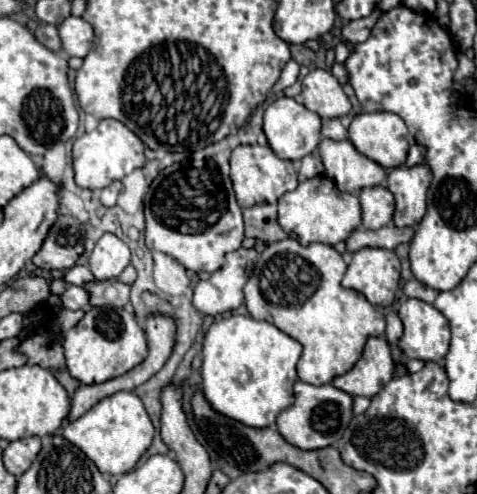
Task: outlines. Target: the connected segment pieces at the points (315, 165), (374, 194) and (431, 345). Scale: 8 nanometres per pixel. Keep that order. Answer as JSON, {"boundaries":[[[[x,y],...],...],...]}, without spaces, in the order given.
{"boundaries":[[[[317,152],[311,154],[311,156],[305,156],[301,160],[301,170],[299,170],[301,176],[313,178],[313,176],[321,176],[323,172],[325,172],[325,168],[323,168],[323,162],[319,160],[319,154]]],[[[383,186],[363,188],[359,198],[363,208],[363,228],[377,230],[393,222],[395,202],[393,202],[393,194],[387,188]]],[[[409,298],[399,308],[403,320],[401,350],[407,358],[439,362],[449,350],[451,330],[447,318],[433,306],[417,298]]]]}

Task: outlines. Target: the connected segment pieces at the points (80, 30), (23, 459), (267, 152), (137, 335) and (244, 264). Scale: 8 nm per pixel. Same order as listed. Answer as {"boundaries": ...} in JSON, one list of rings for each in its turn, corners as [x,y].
{"boundaries":[[[[69,16],[59,26],[59,36],[65,54],[85,58],[93,44],[93,28],[79,16]]],[[[37,436],[9,442],[9,446],[3,452],[3,464],[13,476],[19,478],[33,464],[39,450],[41,450],[41,438]]],[[[237,146],[231,152],[231,180],[233,180],[233,188],[235,188],[237,202],[239,202],[241,208],[249,208],[249,206],[263,204],[263,202],[275,202],[285,192],[291,192],[291,190],[297,188],[297,174],[295,174],[291,160],[277,158],[275,152],[269,146]]],[[[91,306],[83,318],[63,336],[63,350],[71,378],[79,380],[81,384],[101,384],[143,362],[147,356],[147,340],[133,314],[125,312],[123,308]]],[[[239,248],[227,254],[225,264],[213,272],[207,280],[199,280],[195,286],[193,306],[203,314],[223,314],[237,310],[243,304],[243,286],[247,282],[247,270],[253,270],[257,252],[251,248]]]]}

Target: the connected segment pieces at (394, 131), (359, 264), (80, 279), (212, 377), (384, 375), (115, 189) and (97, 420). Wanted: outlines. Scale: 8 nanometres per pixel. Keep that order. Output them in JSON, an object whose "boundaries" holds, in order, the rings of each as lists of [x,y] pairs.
{"boundaries":[[[[361,112],[353,116],[349,126],[349,140],[353,146],[365,154],[367,158],[375,160],[383,168],[397,168],[405,164],[407,152],[409,152],[409,140],[407,140],[407,126],[405,122],[391,112]]],[[[363,248],[353,254],[341,280],[343,288],[357,290],[375,306],[391,306],[399,282],[401,262],[393,250]]],[[[83,264],[69,268],[69,270],[65,272],[65,276],[63,276],[63,278],[65,278],[65,282],[67,282],[67,284],[75,284],[75,286],[83,286],[83,284],[87,284],[87,282],[93,282],[93,280],[95,280],[95,276],[91,274],[89,266],[83,266]]],[[[239,314],[223,318],[215,322],[205,334],[203,366],[201,366],[205,398],[211,402],[211,406],[217,412],[233,420],[239,420],[247,426],[253,428],[271,426],[277,414],[293,404],[293,384],[297,378],[297,362],[301,358],[301,350],[303,346],[297,340],[293,340],[291,336],[287,336],[285,332],[281,332],[277,326],[269,322],[253,320],[251,316],[239,316]]],[[[369,338],[361,360],[331,384],[349,396],[375,396],[393,378],[391,350],[385,338]]],[[[115,180],[111,186],[107,186],[107,188],[101,190],[101,202],[103,202],[105,206],[115,206],[119,192],[121,192],[121,182]]],[[[117,392],[109,398],[97,402],[89,412],[81,418],[71,420],[63,428],[63,436],[81,448],[99,468],[99,472],[111,474],[125,474],[135,468],[137,460],[147,452],[153,442],[153,424],[151,418],[135,392]]]]}

